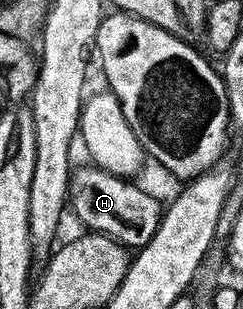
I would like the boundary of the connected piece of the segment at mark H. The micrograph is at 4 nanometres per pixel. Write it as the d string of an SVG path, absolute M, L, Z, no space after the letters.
M98 166L72 169L69 178L68 207L86 225L86 229L102 232L124 247L139 250L149 244L157 232L159 208L149 192L133 185L132 181L114 176Z

